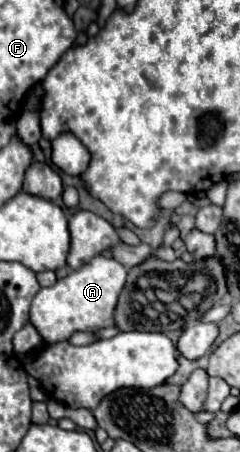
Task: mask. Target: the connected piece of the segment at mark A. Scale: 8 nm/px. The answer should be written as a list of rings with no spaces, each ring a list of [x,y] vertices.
[[[97,255],[85,267],[59,279],[53,287],[41,289],[31,303],[31,323],[45,343],[53,345],[71,339],[77,331],[99,331],[113,327],[113,311],[121,289],[125,287],[127,269],[111,257]]]

